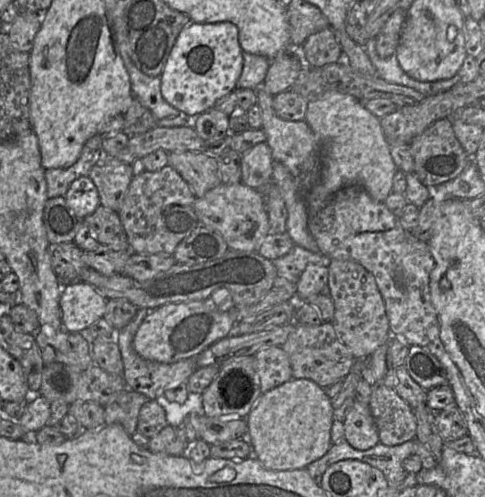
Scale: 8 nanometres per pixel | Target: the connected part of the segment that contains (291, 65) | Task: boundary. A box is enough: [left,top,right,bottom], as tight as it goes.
[263,52,301,96]

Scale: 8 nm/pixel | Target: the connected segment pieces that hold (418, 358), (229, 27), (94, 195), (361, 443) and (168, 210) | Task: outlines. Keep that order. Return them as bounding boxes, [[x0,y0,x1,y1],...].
[[403,345,448,391],[161,22,243,115],[64,176,100,219],[343,401,379,450],[118,165,201,254]]

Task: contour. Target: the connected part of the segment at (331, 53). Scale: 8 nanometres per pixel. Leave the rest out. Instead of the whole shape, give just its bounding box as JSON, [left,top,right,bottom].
[303,27,342,66]

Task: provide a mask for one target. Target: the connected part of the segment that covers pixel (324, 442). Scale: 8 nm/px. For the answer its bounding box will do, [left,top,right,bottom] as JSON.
[246,379,334,470]

